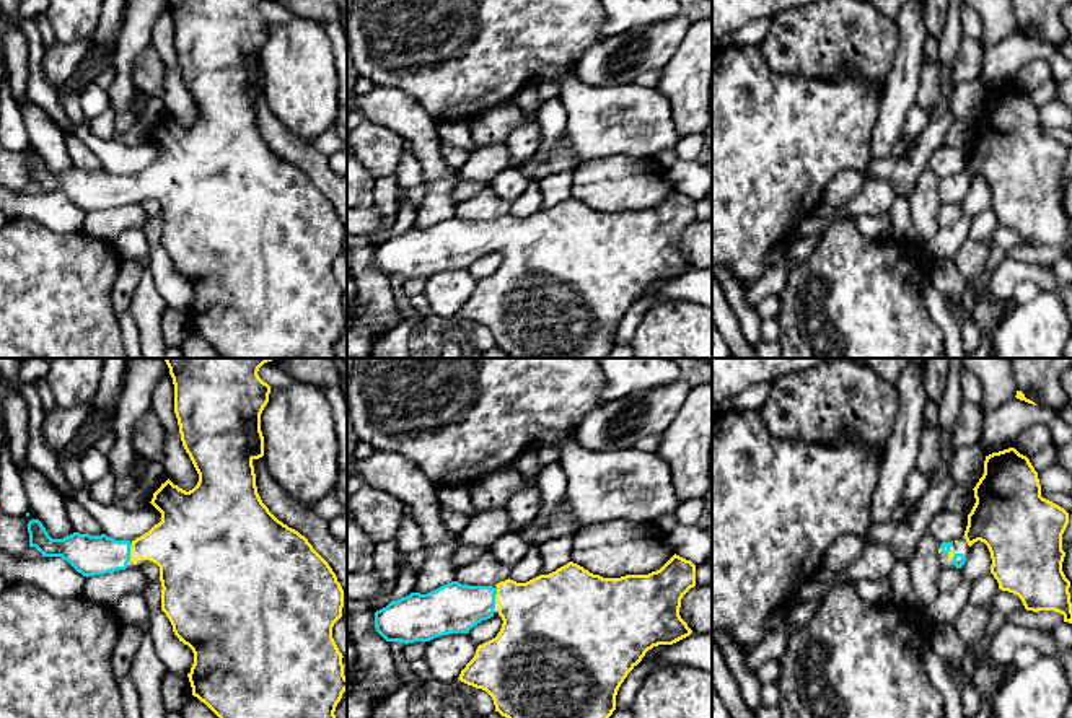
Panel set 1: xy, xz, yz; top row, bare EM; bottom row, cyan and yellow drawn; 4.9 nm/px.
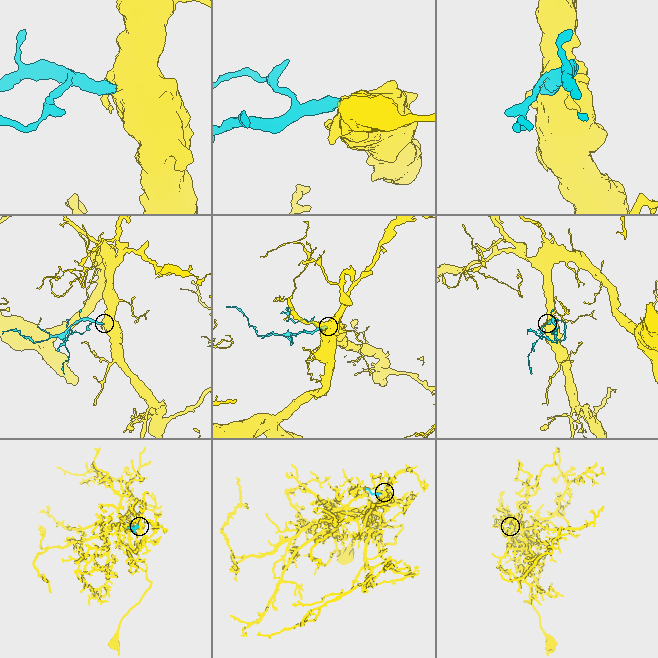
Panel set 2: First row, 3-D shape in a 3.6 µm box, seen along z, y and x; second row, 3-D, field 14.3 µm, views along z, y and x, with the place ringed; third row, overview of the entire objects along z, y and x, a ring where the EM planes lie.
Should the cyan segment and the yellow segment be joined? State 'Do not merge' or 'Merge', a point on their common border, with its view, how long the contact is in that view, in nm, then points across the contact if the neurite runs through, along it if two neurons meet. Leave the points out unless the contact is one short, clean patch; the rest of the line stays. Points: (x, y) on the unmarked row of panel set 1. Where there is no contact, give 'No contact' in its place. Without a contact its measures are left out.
Merge. Touches cyan at xy (129, 191). Shared border 70 nm. Path across: xy (90, 191), (129, 191), (150, 181), (178, 179)

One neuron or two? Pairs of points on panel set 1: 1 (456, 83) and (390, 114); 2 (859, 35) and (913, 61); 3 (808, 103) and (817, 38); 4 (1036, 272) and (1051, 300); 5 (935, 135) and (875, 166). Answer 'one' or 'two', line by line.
1: two
2: two
3: two
4: two
5: one

